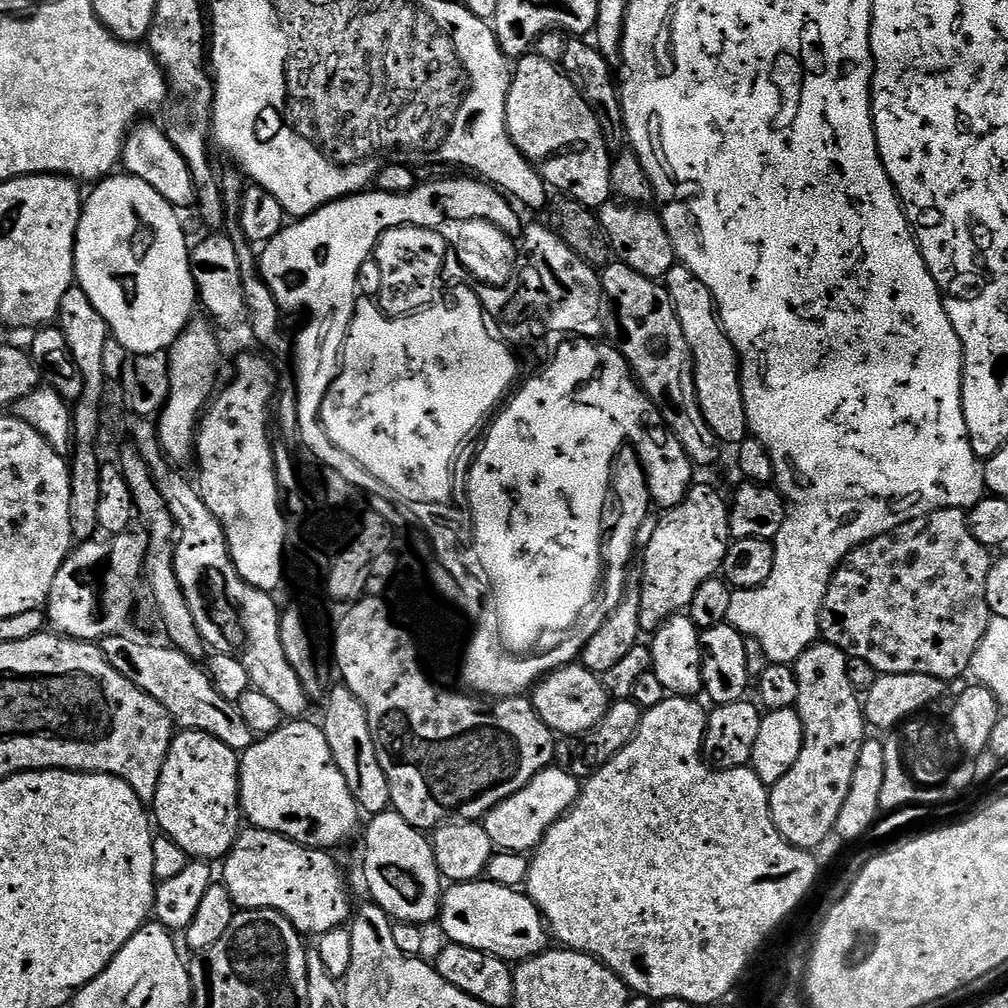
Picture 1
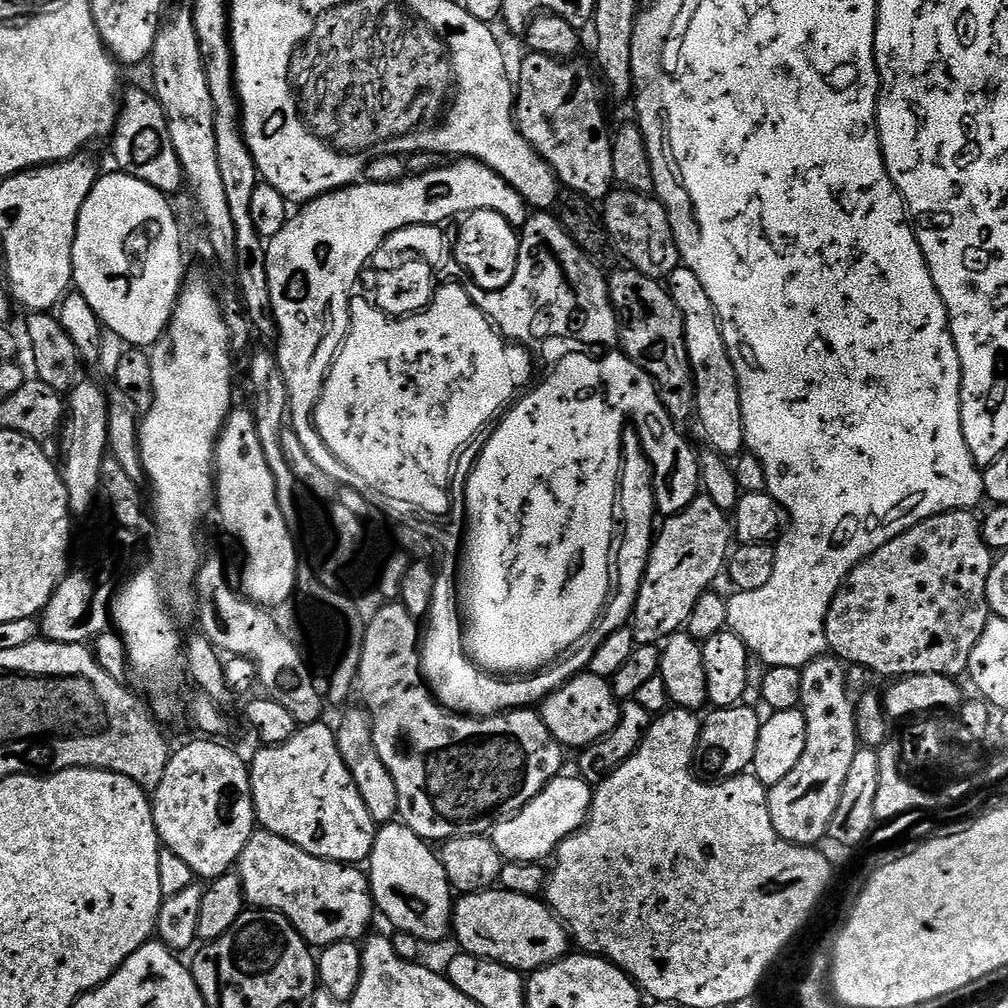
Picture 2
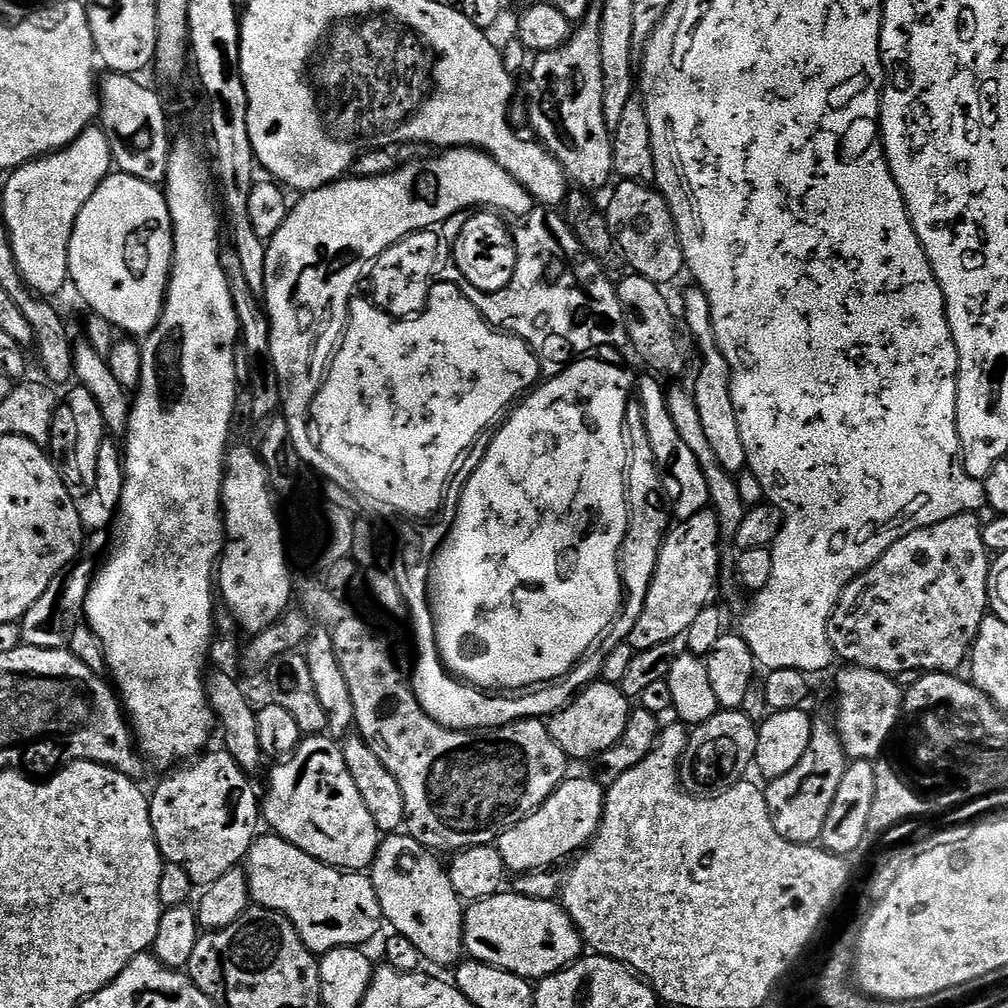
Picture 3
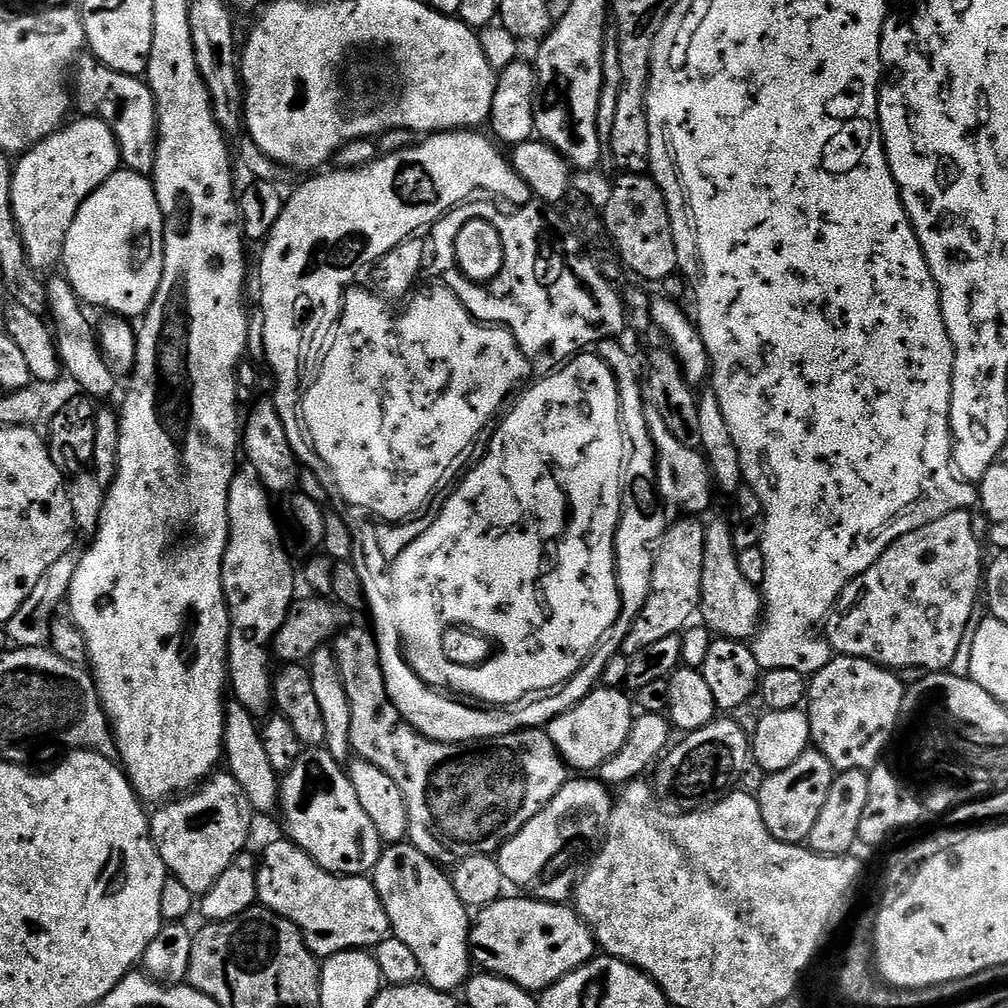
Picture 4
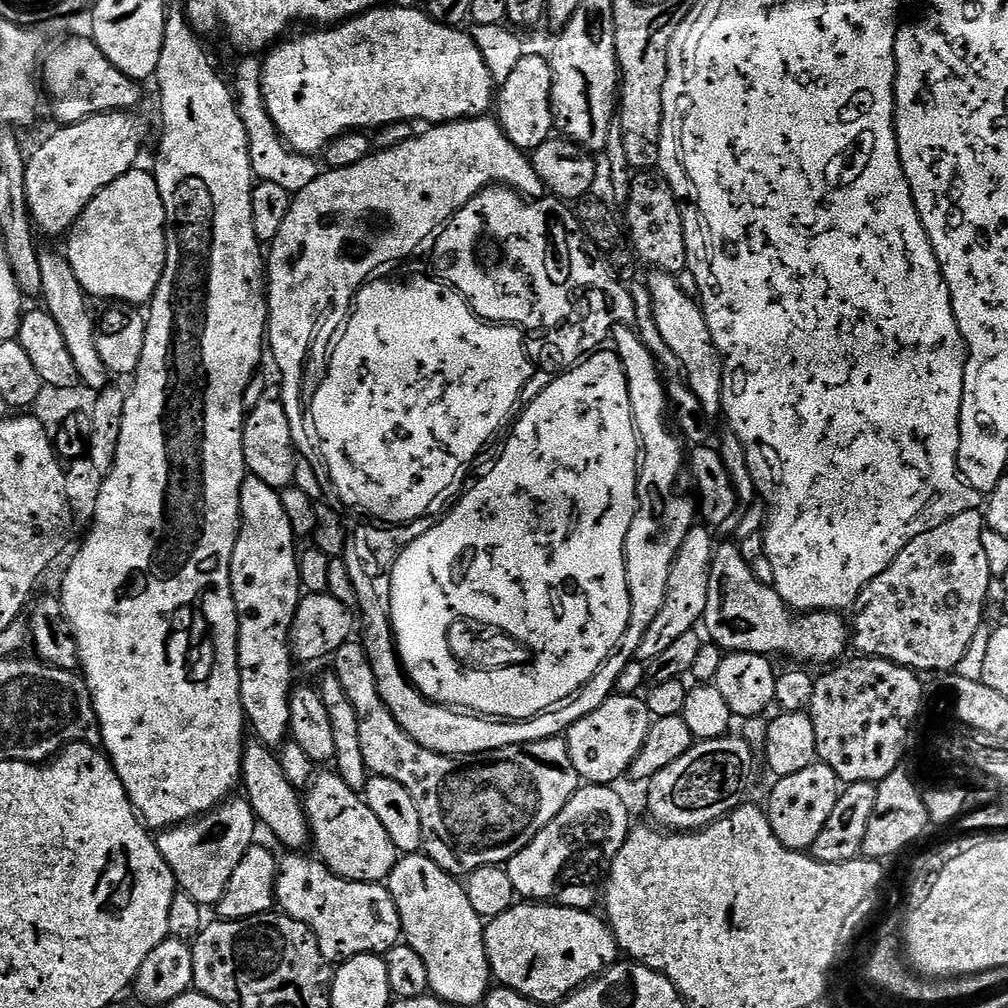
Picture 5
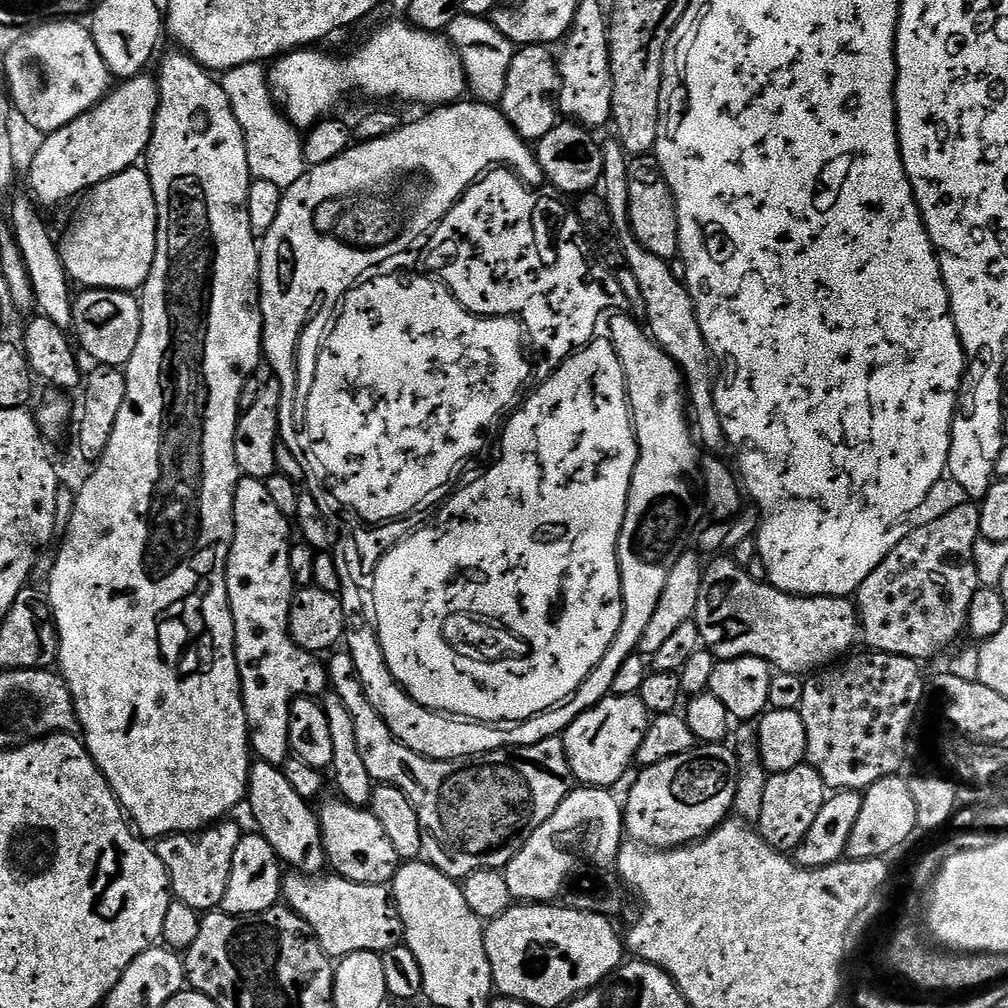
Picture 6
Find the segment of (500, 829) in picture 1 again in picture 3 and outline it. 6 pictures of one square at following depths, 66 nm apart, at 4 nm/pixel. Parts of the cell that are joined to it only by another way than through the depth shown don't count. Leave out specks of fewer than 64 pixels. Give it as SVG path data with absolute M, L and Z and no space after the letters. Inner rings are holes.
M591 778L585 780L565 779L526 818L512 824L500 835L498 847L504 867L509 873L533 872L539 868L552 868L568 855L579 853L592 843L596 831L600 829L600 819L604 813L605 789Z

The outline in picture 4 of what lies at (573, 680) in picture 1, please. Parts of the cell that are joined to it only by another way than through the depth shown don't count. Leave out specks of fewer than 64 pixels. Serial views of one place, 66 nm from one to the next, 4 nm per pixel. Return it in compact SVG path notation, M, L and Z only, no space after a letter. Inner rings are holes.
M597 686L570 711L555 716L546 725L546 731L569 769L576 771L577 768L580 771L577 773L592 774L599 770L602 762L606 762L614 754L618 754L622 746L626 746L626 738L630 734L634 719L632 708L634 709L634 704L627 691Z

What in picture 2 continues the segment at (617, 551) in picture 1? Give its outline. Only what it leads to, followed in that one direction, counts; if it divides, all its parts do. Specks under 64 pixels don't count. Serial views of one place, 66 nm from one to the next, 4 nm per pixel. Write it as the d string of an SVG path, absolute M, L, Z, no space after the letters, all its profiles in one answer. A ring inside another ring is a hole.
M632 444L632 452L623 452L622 456L622 471L618 489L618 512L622 517L624 541L621 542L620 548L618 544L620 569L617 567L614 572L614 595L609 599L602 613L608 619L608 624L596 636L596 647L602 646L602 642L606 642L606 638L610 638L610 634L625 631L629 627L632 611L638 598L638 590L642 586L642 578L648 565L648 555L652 553L654 525L658 520L654 477L650 471L649 461L645 459L644 447L640 444Z

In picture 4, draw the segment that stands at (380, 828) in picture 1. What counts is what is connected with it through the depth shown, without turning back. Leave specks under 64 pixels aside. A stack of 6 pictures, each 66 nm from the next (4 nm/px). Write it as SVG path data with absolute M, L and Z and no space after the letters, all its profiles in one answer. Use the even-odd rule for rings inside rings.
M401 842L381 851L374 883L388 915L391 935L410 946L423 979L440 992L463 989L474 968L468 947L470 909L458 898L451 875L411 842Z

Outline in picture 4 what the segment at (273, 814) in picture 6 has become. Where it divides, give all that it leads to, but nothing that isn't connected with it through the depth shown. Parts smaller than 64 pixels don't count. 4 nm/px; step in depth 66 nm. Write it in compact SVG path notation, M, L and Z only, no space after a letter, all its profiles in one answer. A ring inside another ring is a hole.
M234 698L227 701L224 709L224 754L227 771L231 772L232 777L246 790L246 798L250 798L253 813L276 812L280 807L280 785L281 777L270 766L270 758L266 754L266 746L262 742L260 733L261 725L257 717L246 710Z

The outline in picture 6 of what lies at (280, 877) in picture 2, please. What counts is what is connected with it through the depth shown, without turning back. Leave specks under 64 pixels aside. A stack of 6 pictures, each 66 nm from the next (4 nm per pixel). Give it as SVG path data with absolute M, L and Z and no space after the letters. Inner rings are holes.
M303 874L288 875L282 880L283 899L287 907L310 925L316 941L328 957L339 958L355 952L382 954L391 948L401 947L404 924L400 921L400 911L396 909L391 891L385 885L359 884L343 880L335 874L323 878Z

